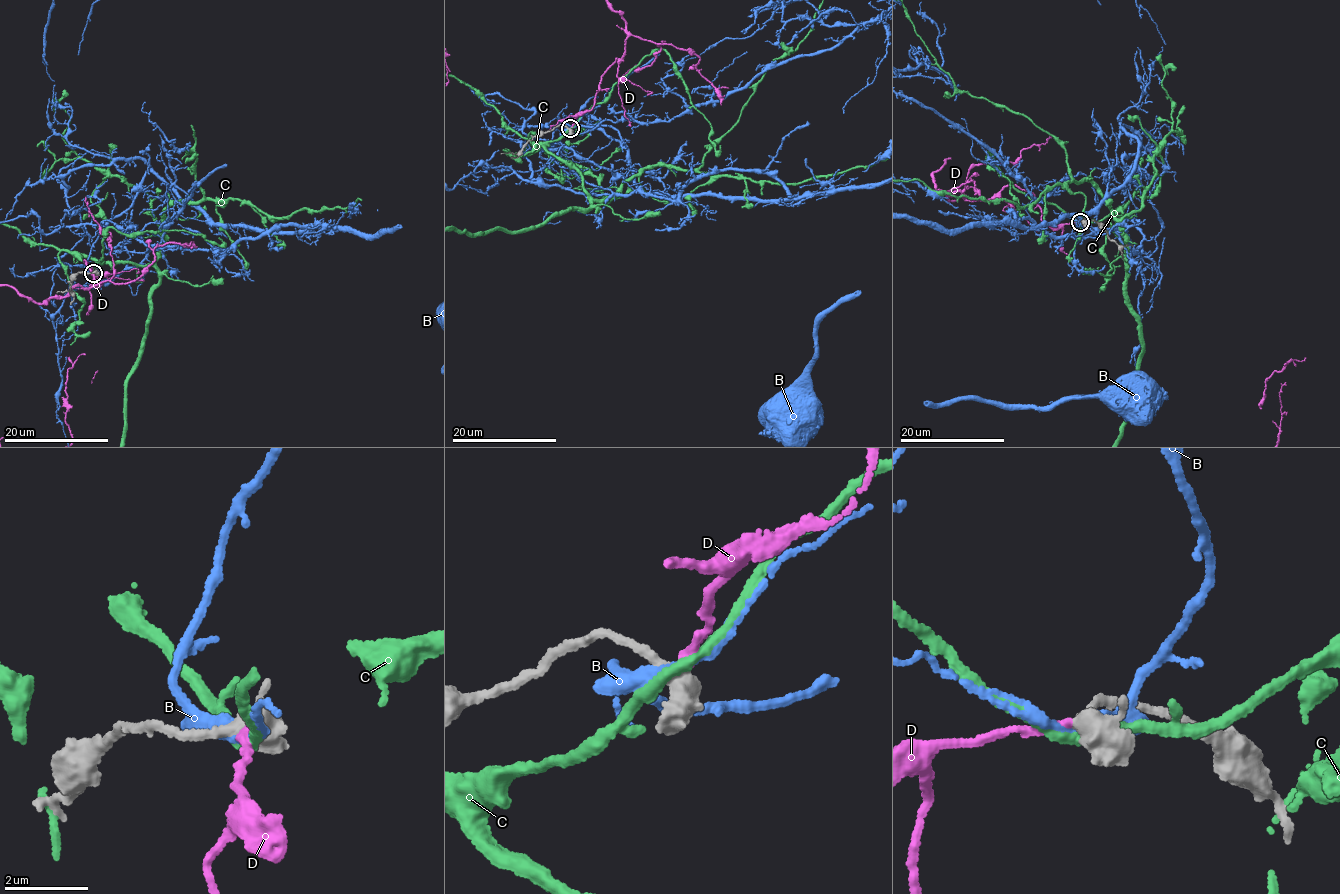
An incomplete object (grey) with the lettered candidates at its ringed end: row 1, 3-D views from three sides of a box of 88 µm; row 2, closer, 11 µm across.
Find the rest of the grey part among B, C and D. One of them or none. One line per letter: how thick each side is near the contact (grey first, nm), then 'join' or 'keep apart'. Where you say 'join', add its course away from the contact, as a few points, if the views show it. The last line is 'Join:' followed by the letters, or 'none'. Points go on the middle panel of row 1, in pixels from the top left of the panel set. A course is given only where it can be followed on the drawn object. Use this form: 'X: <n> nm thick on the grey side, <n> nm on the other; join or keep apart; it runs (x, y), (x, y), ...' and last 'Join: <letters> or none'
B: 340 nm thick on the grey side, 320 nm on the other; keep apart
C: 400 nm thick on the grey side, 280 nm on the other; keep apart
D: 360 nm thick on the grey side, 220 nm on the other; join
Join: D

